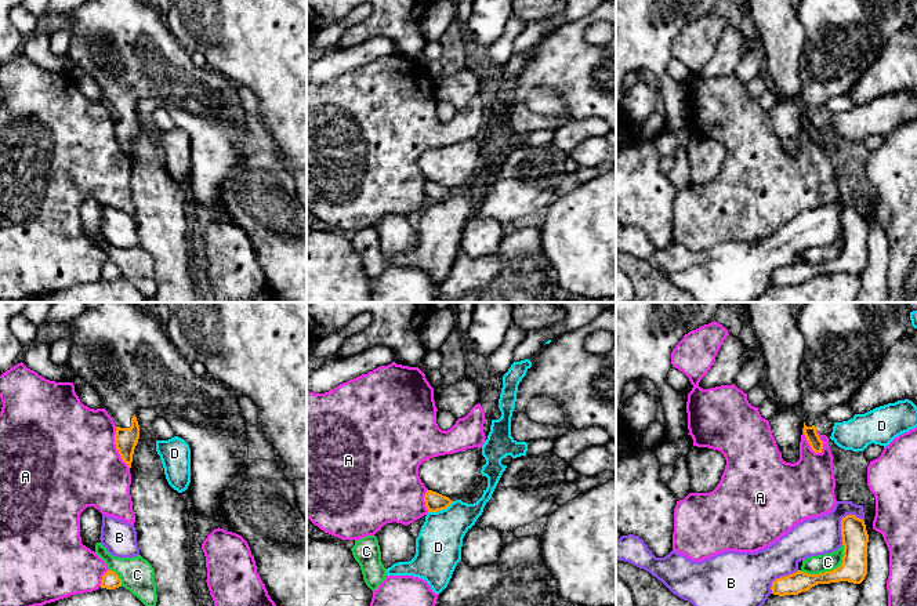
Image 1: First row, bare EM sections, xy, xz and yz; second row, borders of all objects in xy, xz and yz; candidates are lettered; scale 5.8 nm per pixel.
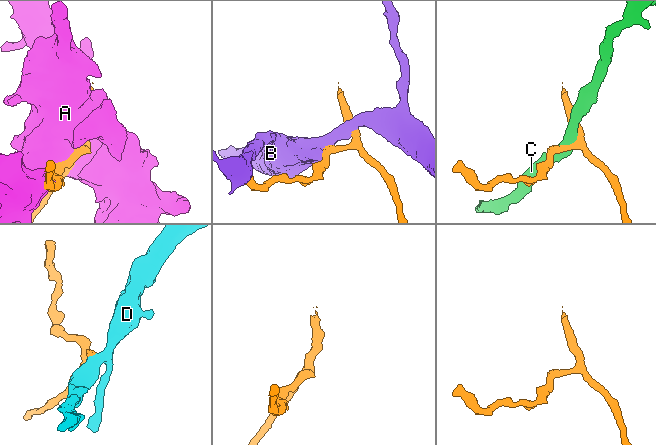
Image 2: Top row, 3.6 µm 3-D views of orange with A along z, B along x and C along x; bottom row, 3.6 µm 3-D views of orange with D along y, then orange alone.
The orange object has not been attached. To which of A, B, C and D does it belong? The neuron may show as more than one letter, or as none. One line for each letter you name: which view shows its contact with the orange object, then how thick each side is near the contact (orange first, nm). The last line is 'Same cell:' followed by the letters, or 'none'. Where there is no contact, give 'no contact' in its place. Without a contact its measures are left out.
Same cell: none

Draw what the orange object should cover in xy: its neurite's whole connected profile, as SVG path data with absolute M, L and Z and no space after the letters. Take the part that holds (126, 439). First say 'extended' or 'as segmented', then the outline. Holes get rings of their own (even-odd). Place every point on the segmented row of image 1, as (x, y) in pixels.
extended; M101 302L70 322L72 351L66 366L88 382L116 425L115 443L122 460L131 468L139 439L135 413L152 409L191 449L188 491L197 515L214 518L218 527L231 531L222 516L222 491L249 460L247 428L238 395L220 381L193 373L153 312L138 302Z

